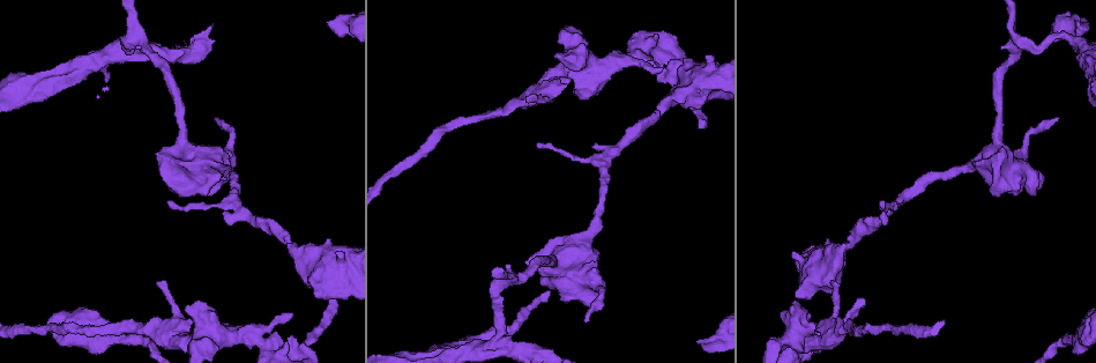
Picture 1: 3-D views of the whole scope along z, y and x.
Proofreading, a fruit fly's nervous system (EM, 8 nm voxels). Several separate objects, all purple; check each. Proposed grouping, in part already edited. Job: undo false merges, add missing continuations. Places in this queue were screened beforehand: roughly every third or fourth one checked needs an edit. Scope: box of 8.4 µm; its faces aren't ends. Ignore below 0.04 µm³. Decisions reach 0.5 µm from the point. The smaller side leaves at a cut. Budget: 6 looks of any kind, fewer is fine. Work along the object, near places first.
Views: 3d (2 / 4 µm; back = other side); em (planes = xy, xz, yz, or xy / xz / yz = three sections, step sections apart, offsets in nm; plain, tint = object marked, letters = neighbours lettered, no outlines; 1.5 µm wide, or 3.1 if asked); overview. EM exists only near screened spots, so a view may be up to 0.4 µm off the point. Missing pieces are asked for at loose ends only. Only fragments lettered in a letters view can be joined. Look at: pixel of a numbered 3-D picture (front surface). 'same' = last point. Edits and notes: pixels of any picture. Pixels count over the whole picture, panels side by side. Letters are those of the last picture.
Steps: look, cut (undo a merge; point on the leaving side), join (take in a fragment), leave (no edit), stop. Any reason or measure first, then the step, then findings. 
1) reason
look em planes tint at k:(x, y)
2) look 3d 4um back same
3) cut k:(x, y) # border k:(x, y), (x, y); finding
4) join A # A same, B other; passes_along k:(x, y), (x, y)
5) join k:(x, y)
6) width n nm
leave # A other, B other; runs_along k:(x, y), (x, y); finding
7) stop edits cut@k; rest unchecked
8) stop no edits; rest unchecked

arms part here
look 3d 2um at 1:(1077, 45)

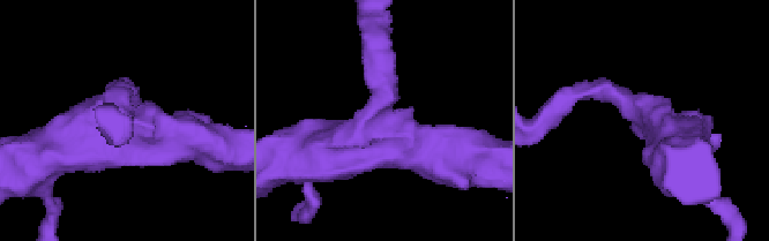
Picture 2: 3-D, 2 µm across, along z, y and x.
arms 3; arm_widths 190, 300, 400 nm; shape alone is not enough
look em planes letters at 2:(649, 123)

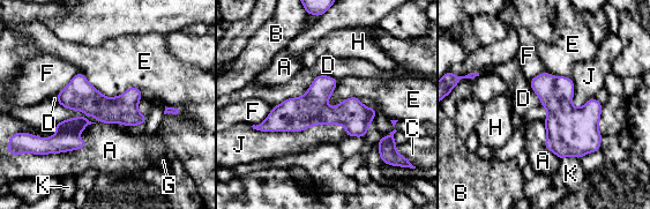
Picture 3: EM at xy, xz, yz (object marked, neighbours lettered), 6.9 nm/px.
leave # A other, B other, C other, D other, E other, F other, G other, H other, J other, K other; all the same neuron

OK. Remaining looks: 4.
tapers out
look em xy step 8 letters at 1:(1056, 119)

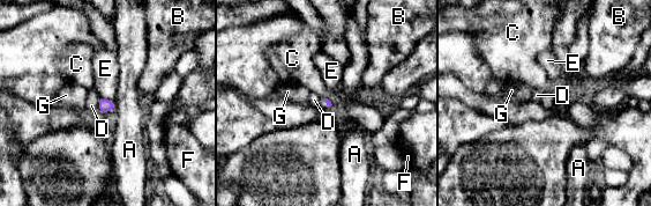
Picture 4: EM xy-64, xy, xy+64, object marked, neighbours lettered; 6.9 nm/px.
leave # A other, B other, C other, D other, E other, F other, G other; border 4:(99, 97), (105, 97), (110, 101); no lettered fragment goes on from it

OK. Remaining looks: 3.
thick turns thin
look 3d 4um at 1:(659, 113)

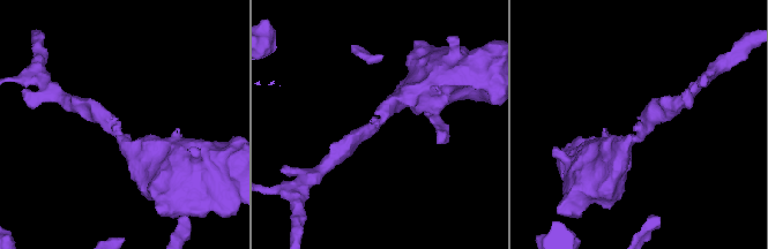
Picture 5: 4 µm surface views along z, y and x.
arm_widths 200, 460 nm; shape alone is not enough
look em planes tint at 5:(380, 121)

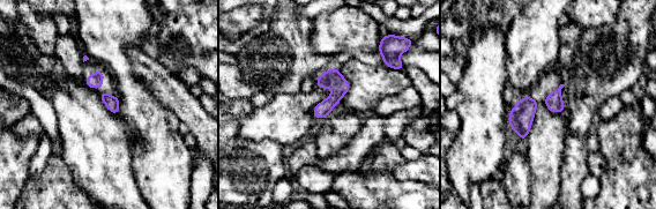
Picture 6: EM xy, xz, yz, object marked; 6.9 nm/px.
what lies round it
look em planes letters same

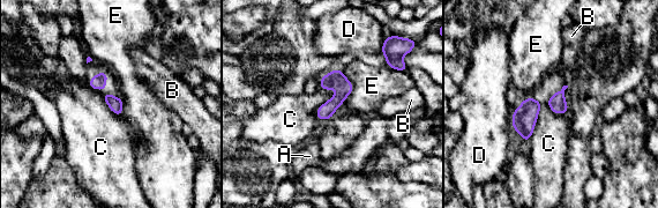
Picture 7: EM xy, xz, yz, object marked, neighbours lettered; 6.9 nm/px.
leave # A other, B other, C other, D other, E other; runs_along 7:(337, 72), (339, 96), (320, 116); continuous, no second neuron

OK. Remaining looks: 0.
stop no edits; rest unchecked

